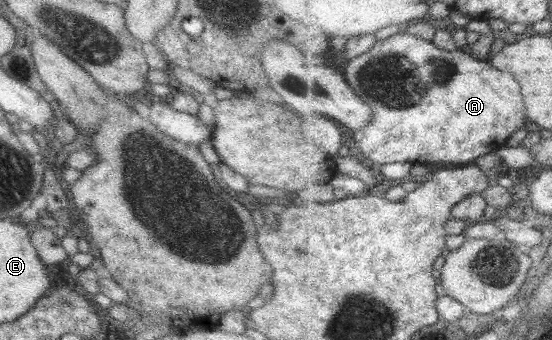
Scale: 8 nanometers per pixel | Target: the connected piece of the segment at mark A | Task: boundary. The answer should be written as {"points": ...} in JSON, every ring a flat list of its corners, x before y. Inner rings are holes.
{"points":[[406,30,378,41,369,53,351,60,343,75,349,86,375,111,372,122,366,128,353,132,354,143,365,162,381,165,450,163,461,167,473,163,477,157,495,154,498,149,507,146,509,137,527,123,521,87,511,73,495,69,489,59,475,59,467,49,445,51]]}

